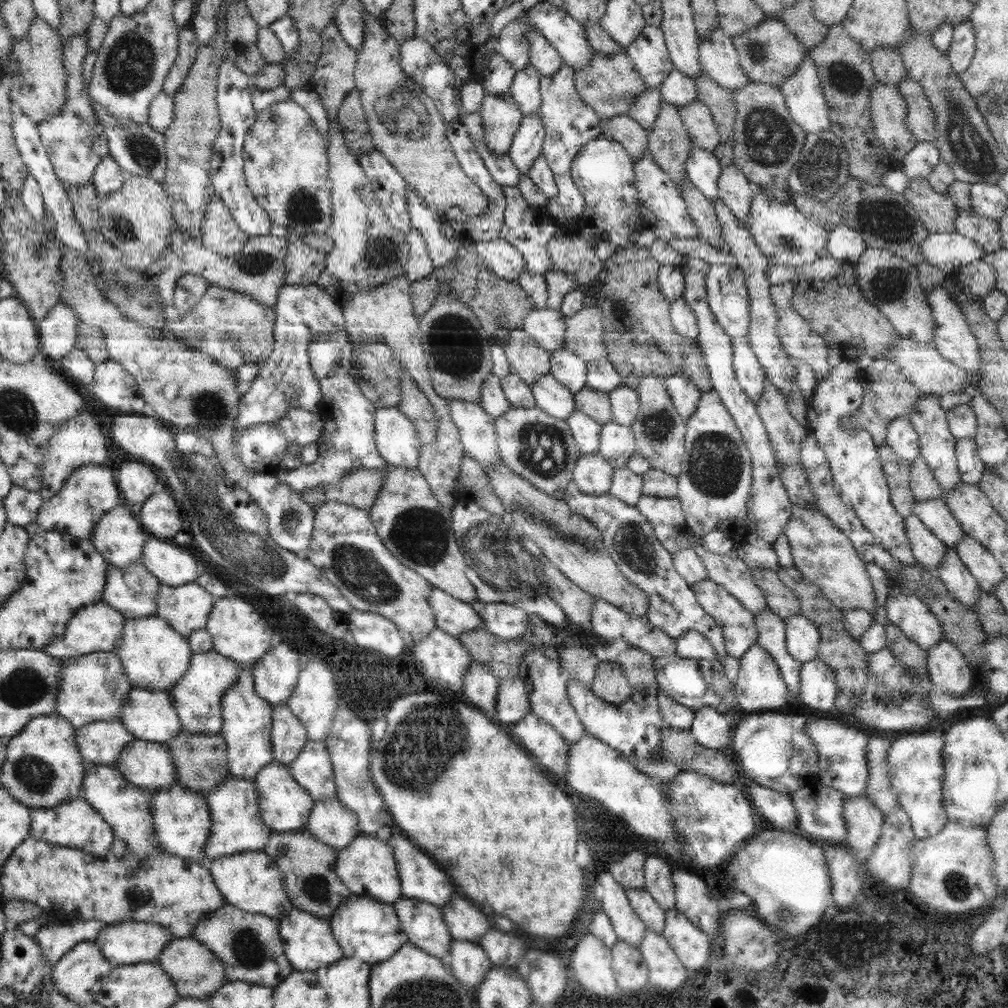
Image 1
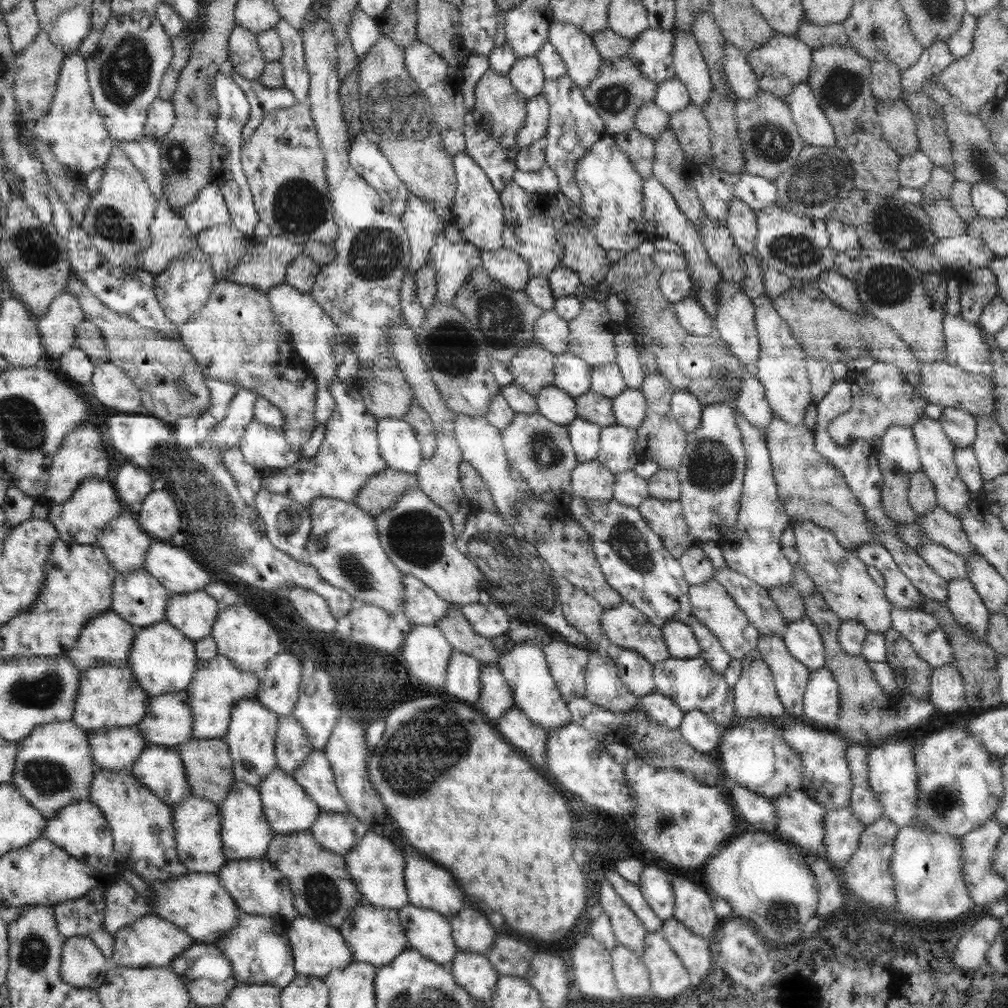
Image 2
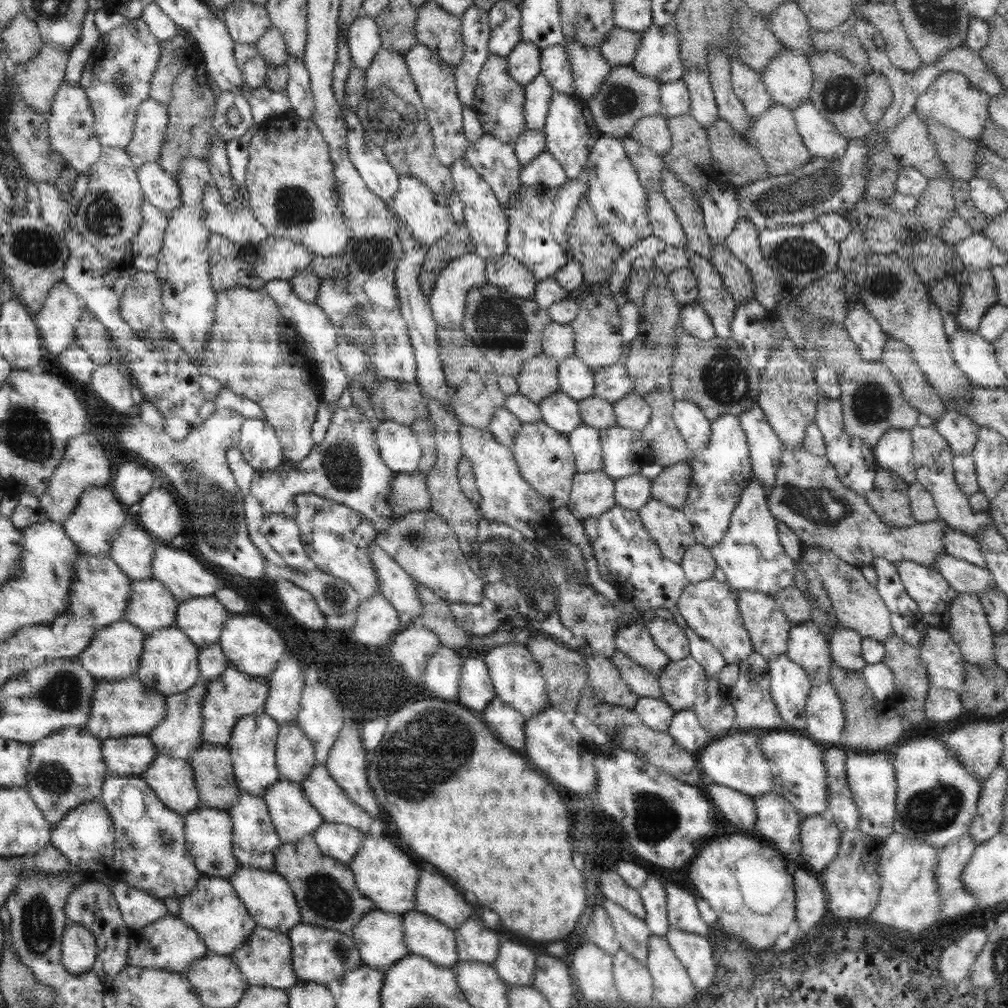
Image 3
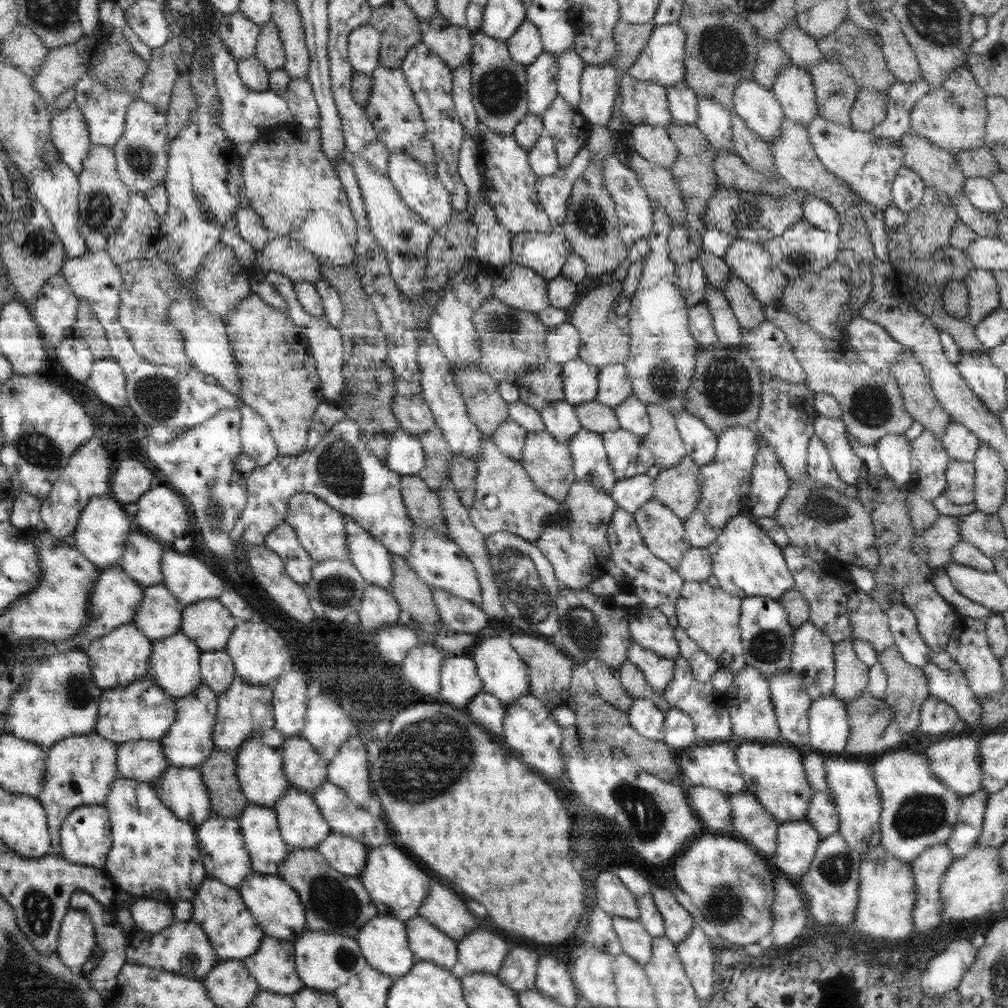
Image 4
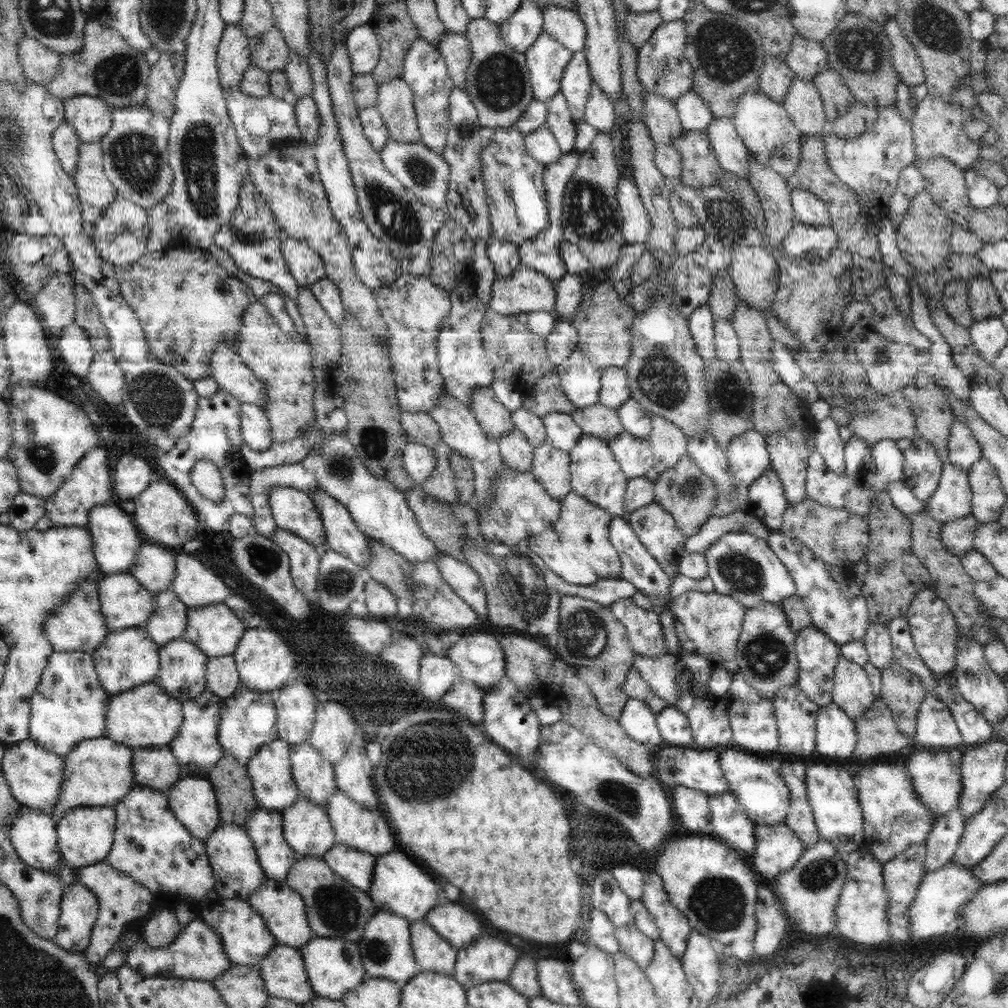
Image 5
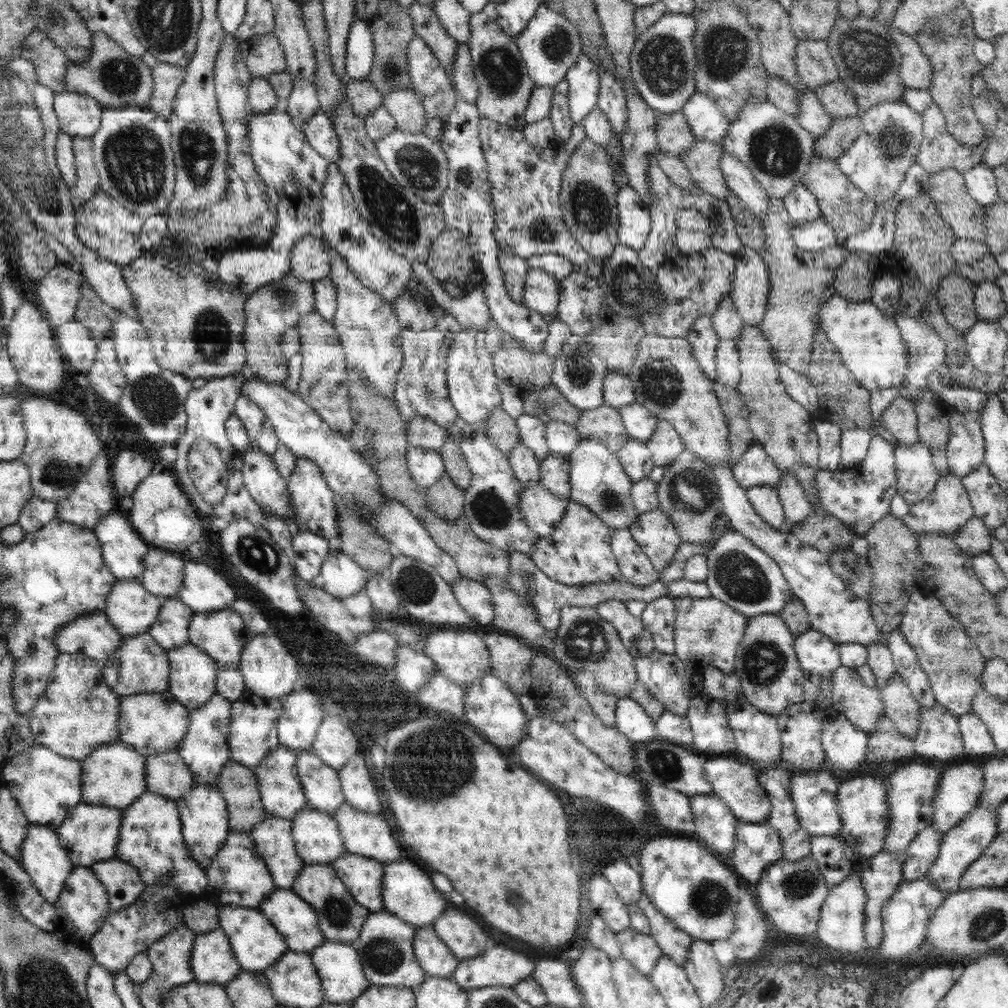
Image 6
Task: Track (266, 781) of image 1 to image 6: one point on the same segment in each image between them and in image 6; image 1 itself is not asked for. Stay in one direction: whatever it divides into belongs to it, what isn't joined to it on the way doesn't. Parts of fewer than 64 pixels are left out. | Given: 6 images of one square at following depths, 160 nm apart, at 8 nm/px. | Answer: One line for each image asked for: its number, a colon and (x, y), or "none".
2: (288, 809)
3: (292, 815)
4: (301, 825)
5: (306, 828)
6: (316, 836)

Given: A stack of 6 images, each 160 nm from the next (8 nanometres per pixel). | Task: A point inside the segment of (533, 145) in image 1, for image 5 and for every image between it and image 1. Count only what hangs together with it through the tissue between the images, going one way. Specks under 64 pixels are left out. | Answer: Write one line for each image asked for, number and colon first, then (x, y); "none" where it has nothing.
2: (534, 130)
3: (538, 92)
4: (541, 75)
5: (546, 59)

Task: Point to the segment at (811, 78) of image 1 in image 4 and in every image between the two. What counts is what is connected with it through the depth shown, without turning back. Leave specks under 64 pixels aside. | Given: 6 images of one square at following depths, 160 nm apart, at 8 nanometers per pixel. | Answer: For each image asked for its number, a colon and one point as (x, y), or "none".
2: (814, 128)
3: (819, 136)
4: (868, 166)

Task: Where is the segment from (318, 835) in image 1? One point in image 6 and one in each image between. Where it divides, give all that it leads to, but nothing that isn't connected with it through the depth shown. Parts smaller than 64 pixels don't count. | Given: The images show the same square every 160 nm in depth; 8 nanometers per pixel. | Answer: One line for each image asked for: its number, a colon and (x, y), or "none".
2: (338, 833)
3: (341, 842)
4: (347, 856)
5: (355, 866)
6: (363, 876)

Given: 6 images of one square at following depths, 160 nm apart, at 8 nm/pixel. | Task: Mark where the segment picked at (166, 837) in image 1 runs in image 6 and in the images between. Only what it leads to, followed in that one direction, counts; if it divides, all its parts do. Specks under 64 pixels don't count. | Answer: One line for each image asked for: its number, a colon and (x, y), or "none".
2: (196, 822)
3: (207, 831)
4: (224, 856)
5: (236, 870)
6: (238, 876)

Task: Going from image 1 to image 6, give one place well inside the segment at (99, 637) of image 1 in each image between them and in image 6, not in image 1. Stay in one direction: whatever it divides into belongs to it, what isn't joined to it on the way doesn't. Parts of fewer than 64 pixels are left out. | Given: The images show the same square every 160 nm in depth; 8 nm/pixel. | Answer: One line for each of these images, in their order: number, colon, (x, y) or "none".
2: (108, 638)
3: (114, 652)
4: (121, 657)
5: (127, 658)
6: (140, 666)

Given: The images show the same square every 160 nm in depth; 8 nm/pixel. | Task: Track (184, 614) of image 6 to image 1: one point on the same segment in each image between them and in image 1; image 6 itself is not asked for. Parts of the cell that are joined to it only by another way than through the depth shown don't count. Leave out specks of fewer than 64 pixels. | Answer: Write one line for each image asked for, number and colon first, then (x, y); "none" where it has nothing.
1: (132, 591)
2: (137, 597)
3: (152, 606)
4: (159, 615)
5: (168, 621)

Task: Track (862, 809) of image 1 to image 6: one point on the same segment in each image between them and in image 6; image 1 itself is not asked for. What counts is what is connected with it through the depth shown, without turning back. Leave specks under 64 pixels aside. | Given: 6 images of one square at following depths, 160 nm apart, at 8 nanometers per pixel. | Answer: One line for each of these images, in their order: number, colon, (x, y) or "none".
2: (842, 831)
3: (819, 838)
4: (796, 844)
5: (777, 848)
6: (757, 845)

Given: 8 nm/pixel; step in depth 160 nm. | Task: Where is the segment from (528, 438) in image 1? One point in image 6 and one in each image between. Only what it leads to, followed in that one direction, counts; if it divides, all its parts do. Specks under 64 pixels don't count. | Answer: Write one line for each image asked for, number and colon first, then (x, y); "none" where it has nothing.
2: (541, 451)
3: (544, 457)
4: (549, 463)
5: (550, 465)
6: (554, 470)

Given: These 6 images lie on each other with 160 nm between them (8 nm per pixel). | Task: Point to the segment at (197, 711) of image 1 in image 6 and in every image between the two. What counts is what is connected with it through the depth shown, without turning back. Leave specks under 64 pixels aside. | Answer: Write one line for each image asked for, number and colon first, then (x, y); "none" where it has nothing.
2: (217, 684)
3: (235, 694)
4: (234, 724)
5: (235, 736)
6: (252, 733)

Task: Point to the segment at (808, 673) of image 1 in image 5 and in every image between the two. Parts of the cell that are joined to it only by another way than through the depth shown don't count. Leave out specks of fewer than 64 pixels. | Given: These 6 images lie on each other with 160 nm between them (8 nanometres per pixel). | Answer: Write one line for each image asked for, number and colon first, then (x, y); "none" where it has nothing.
2: (821, 702)
3: (825, 720)
4: (829, 729)
5: (836, 737)

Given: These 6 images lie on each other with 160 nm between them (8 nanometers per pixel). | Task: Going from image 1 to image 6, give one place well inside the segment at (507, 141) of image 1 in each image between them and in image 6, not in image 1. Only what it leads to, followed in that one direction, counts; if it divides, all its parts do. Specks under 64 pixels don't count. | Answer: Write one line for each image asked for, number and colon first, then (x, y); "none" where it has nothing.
2: (500, 110)
3: (498, 100)
4: (498, 89)
5: (498, 83)
6: (504, 85)

